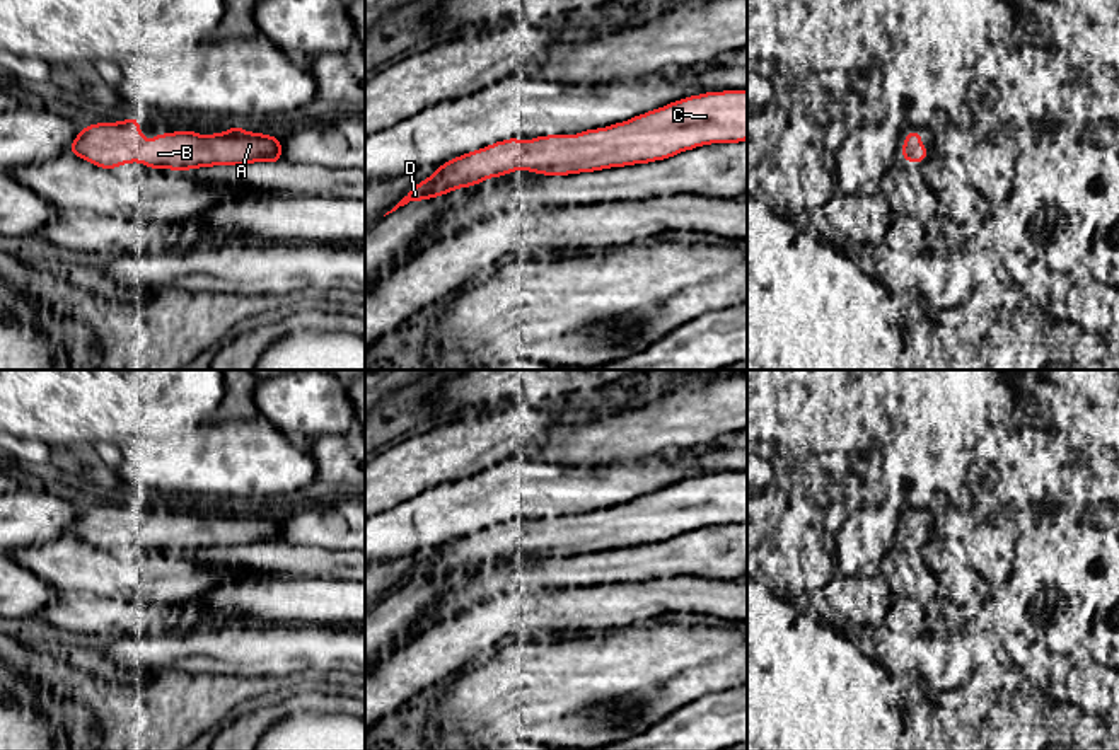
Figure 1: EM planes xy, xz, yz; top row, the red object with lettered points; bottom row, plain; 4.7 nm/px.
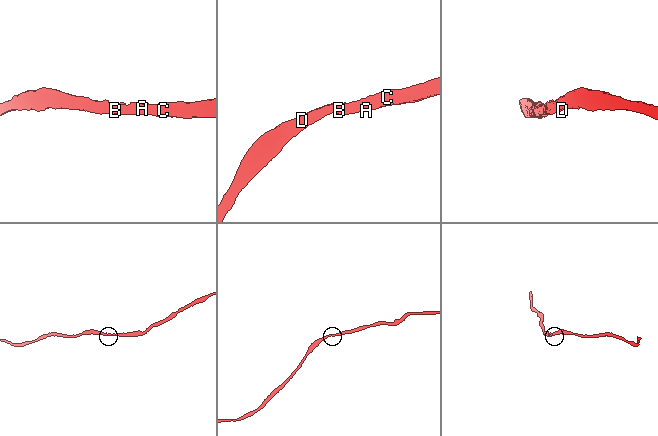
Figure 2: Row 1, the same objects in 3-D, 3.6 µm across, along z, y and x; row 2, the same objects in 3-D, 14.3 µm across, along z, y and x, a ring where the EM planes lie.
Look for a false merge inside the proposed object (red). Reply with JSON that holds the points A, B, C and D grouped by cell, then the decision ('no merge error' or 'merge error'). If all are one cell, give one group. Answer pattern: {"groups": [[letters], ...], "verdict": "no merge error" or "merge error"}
{"groups": [["A", "B", "C", "D"]], "verdict": "no merge error"}

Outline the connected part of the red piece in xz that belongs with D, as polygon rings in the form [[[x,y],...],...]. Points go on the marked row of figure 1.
[[[747,90],[706,92],[609,128],[587,130],[575,136],[537,136],[527,143],[510,138],[455,157],[416,184],[386,215],[411,201],[512,174],[520,165],[536,174],[566,176],[648,164],[699,145],[742,140],[747,140]]]

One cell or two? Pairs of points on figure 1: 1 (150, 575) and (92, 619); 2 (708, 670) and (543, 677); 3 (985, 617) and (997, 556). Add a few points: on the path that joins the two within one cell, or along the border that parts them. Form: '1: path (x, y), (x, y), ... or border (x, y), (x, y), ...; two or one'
1: border (99, 595), (133, 602); two
2: path (667, 669), (655, 669), (635, 677), (584, 677); one
3: border (1012, 556), (1012, 575), (991, 592); two

